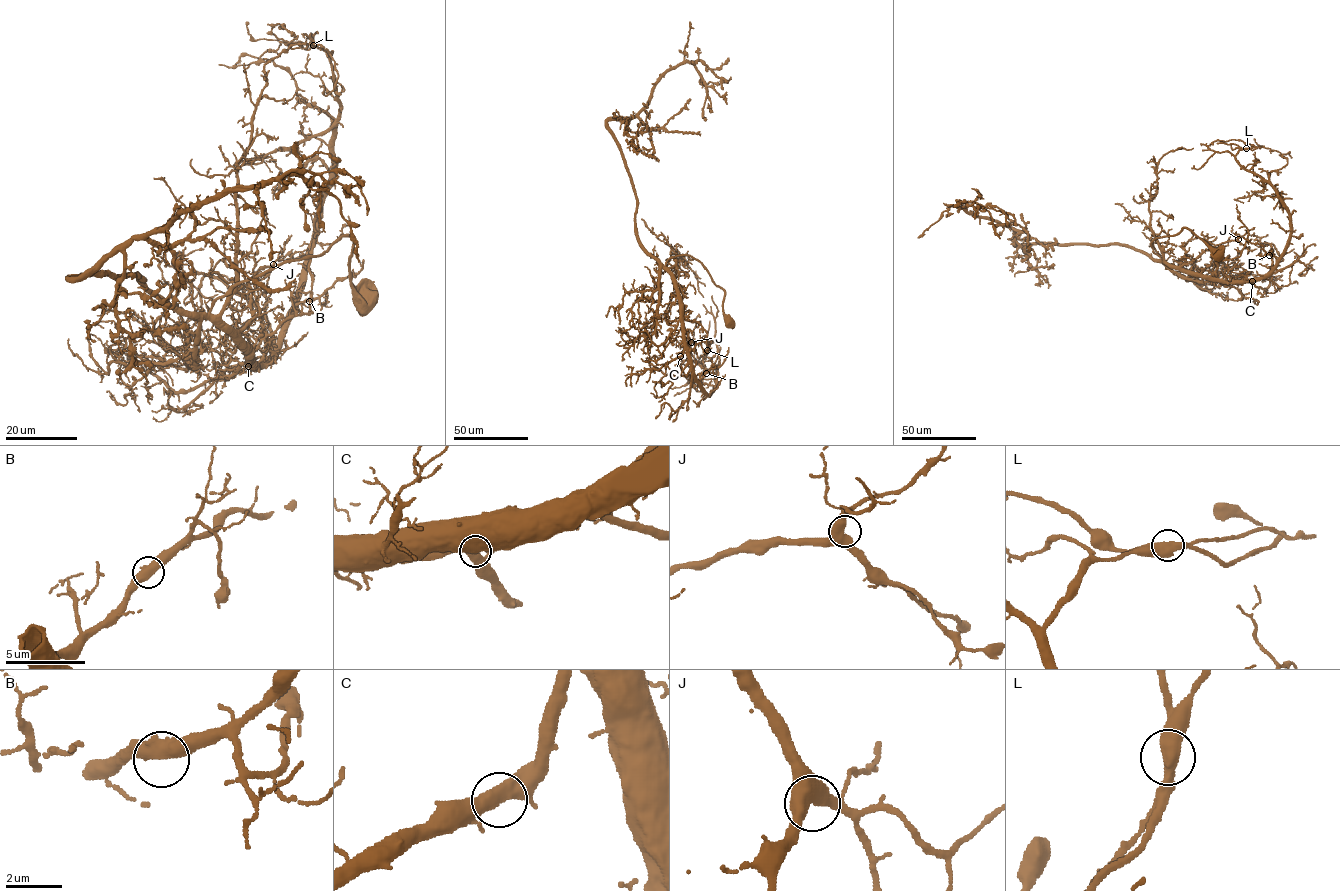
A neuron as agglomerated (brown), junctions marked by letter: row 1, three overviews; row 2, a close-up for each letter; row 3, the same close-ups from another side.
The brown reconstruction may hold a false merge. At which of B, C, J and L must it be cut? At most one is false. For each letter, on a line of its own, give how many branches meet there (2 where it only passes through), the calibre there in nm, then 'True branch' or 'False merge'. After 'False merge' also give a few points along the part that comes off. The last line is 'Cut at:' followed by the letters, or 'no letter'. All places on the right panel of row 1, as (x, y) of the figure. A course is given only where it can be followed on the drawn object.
B: Branches: 2. Thickness 500 nm. True branch
C: Branches: 2. Thickness 500 nm. True branch
J: Branches: 2. Thickness 550 nm. True branch
L: Branches: 2. Thickness 550 nm. False merge. Course of the part to remove: (1247, 148), (1257, 147), (1234, 139), (1216, 140), (1213, 144)
Cut at: L

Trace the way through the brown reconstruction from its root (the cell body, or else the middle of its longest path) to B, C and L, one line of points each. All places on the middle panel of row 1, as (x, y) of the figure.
B: (730, 323), (724, 291), (706, 268), (689, 255), (670, 258), (690, 368), (697, 380), (706, 373)
C: (730, 323), (723, 311), (724, 291), (706, 268), (689, 255), (671, 257), (665, 267), (681, 309), (680, 356)
L: (730, 323), (724, 291), (706, 268), (689, 255), (670, 258), (690, 368), (709, 394), (715, 339), (708, 351)

